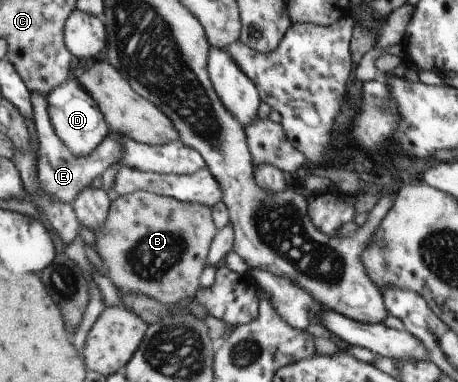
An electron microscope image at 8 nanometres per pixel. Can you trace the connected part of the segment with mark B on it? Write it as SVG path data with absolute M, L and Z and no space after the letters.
M142 190L111 201L107 221L96 232L95 250L104 262L105 275L120 292L140 293L171 307L181 300L194 298L198 293L206 257L217 231L209 207Z

